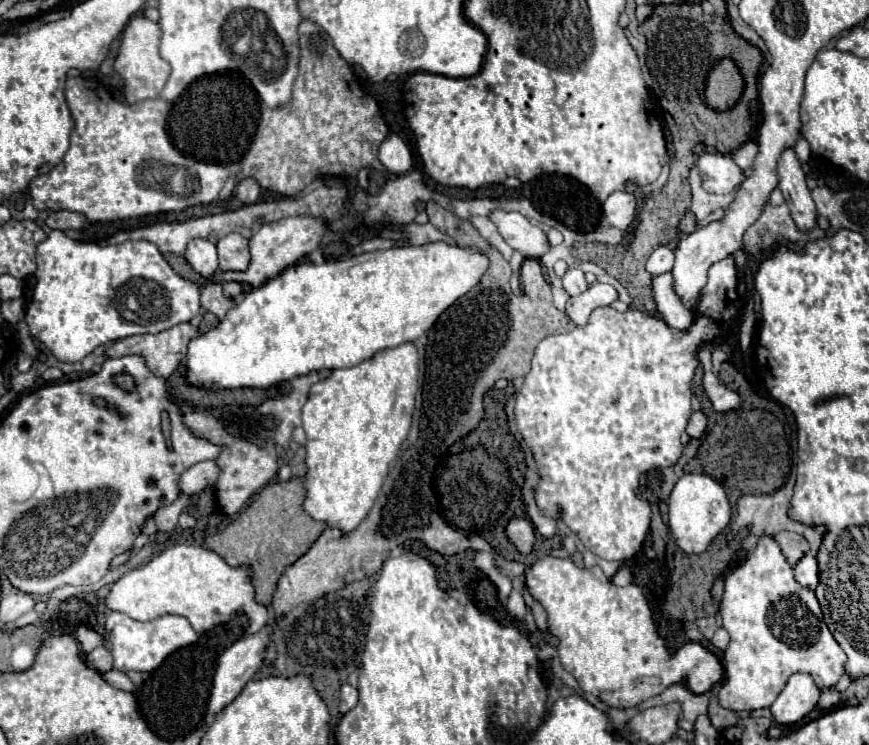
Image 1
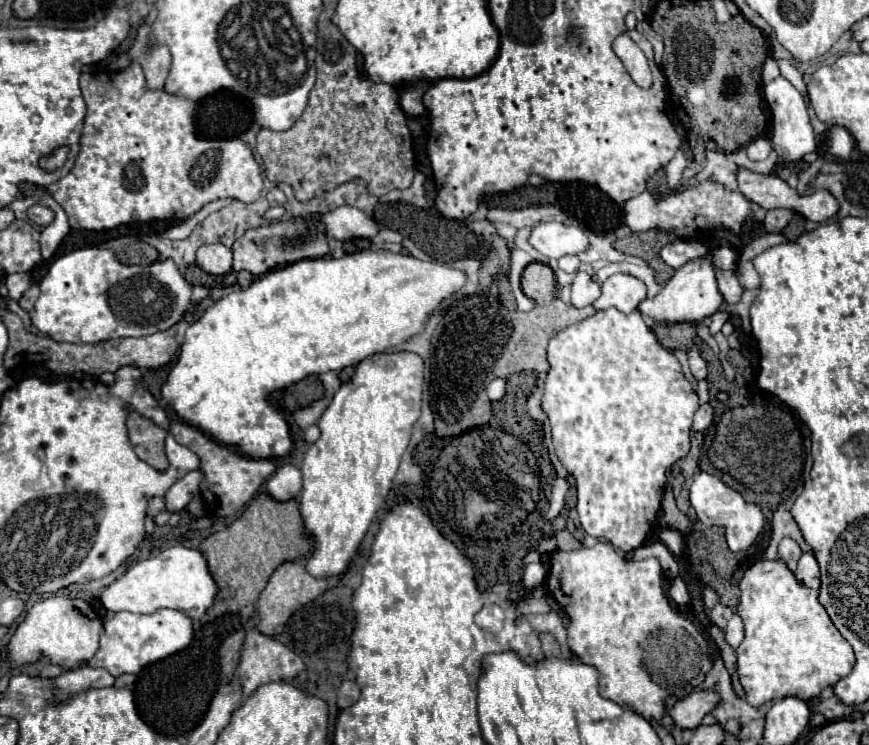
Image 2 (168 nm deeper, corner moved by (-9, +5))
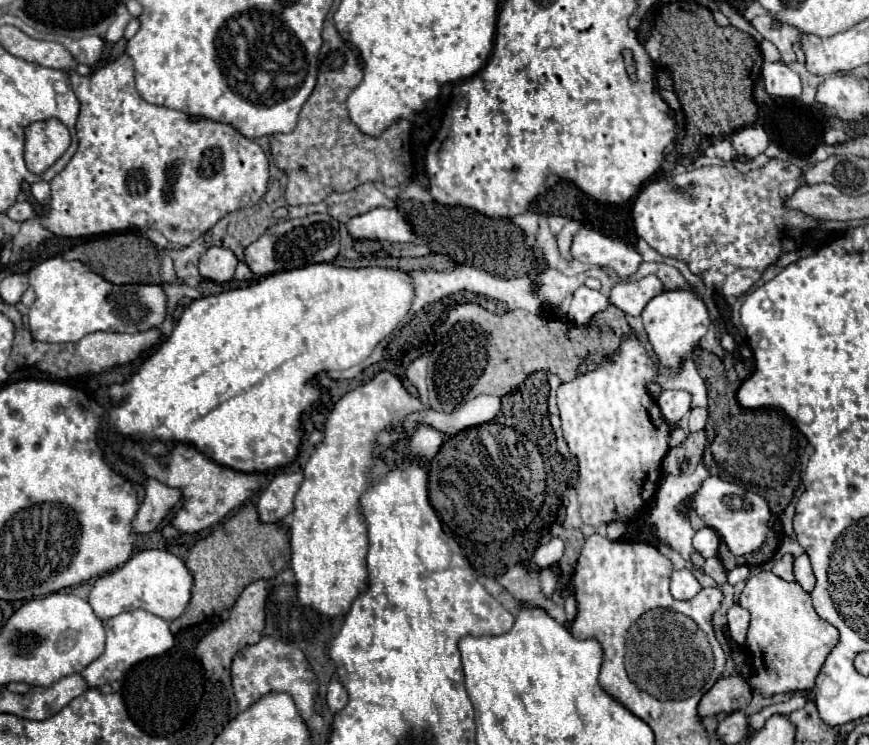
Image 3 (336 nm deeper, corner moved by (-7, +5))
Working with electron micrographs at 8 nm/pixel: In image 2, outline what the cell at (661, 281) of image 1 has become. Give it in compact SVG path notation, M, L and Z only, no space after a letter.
M689 356L689 368L691 368L691 374L693 378L699 382L699 380L705 380L707 376L707 366L705 362L701 360L701 356Z

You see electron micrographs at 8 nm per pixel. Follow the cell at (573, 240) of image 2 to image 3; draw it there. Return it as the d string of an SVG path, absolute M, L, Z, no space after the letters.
M581 228L571 240L571 254L579 262L597 264L615 270L621 278L631 276L641 264L641 254L633 248L627 248L621 242L609 240L603 234Z

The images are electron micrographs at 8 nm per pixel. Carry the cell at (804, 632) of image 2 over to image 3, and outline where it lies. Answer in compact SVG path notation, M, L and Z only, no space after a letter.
M763 570L747 578L739 606L747 608L751 614L747 632L747 646L755 652L753 676L749 678L751 690L759 692L763 698L813 690L827 652L839 644L839 632L819 618L811 596L797 582L787 582Z

